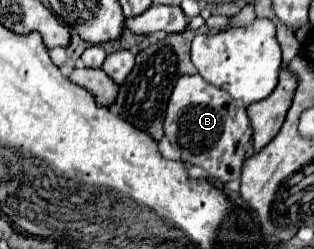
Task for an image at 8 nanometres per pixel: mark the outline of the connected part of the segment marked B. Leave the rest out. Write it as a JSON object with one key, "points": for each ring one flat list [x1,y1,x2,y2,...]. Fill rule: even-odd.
{"points":[[199,74,181,76,167,102,165,136,181,150,181,160,201,166,209,176,221,178,225,184,239,180,247,144,253,134,245,106,235,102,225,90,205,82]]}

